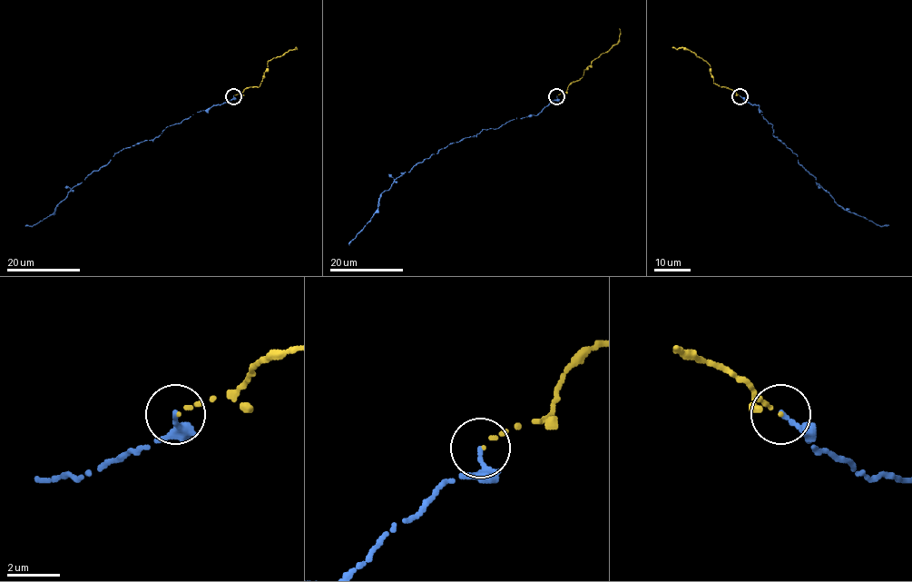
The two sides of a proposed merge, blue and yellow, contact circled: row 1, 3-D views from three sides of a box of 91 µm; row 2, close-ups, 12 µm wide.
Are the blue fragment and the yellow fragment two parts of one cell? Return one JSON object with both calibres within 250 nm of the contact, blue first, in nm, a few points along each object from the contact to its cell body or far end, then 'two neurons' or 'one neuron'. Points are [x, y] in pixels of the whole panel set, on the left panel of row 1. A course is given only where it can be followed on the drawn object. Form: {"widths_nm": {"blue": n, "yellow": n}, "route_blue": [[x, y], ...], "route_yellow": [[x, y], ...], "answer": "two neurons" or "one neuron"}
{"widths_nm": {"blue": 180, "yellow": 110}, "route_blue": [[233, 95], [222, 103], [166, 127], [152, 140], [124, 148], [69, 191], [54, 212], [33, 225], [25, 224]], "route_yellow": [[234, 95], [250, 86], [259, 86], [268, 62], [296, 47]], "answer": "one neuron"}

